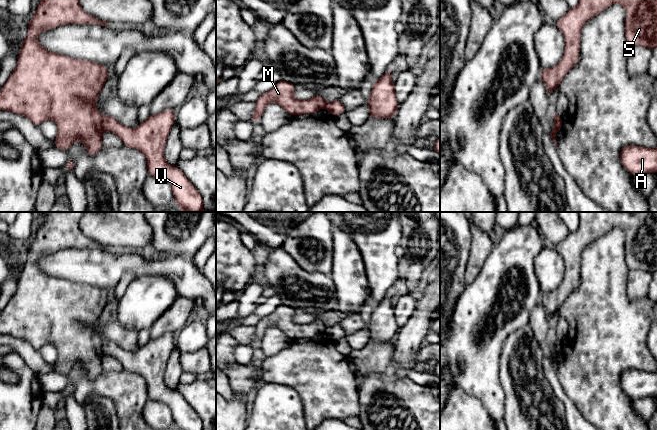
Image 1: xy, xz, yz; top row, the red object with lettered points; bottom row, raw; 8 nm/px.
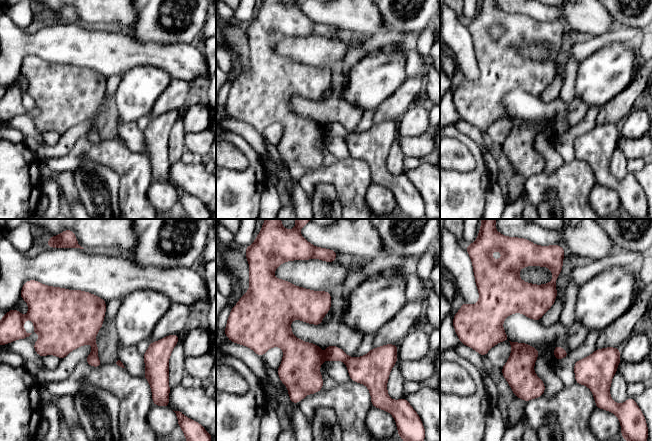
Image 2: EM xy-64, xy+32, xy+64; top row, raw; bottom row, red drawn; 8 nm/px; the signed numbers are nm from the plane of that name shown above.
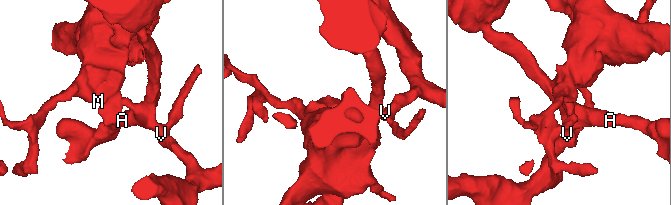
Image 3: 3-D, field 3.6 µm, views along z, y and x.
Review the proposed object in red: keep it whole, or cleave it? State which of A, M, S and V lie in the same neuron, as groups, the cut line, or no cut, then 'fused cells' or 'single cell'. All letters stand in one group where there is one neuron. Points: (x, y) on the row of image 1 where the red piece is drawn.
A V / M S; cut in xy along (101, 115), (101, 127), (104, 130); fused cells

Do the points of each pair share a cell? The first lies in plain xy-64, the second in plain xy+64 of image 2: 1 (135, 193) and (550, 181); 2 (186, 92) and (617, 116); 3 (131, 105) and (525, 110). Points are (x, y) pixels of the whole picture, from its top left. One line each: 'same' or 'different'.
1: same
2: same
3: different

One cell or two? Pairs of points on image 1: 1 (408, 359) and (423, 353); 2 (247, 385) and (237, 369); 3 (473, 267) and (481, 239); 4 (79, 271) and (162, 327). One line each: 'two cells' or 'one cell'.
1: two cells
2: one cell
3: one cell
4: two cells

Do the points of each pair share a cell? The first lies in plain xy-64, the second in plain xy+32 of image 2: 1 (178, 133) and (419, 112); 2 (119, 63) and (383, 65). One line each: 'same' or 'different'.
1: different
2: different

